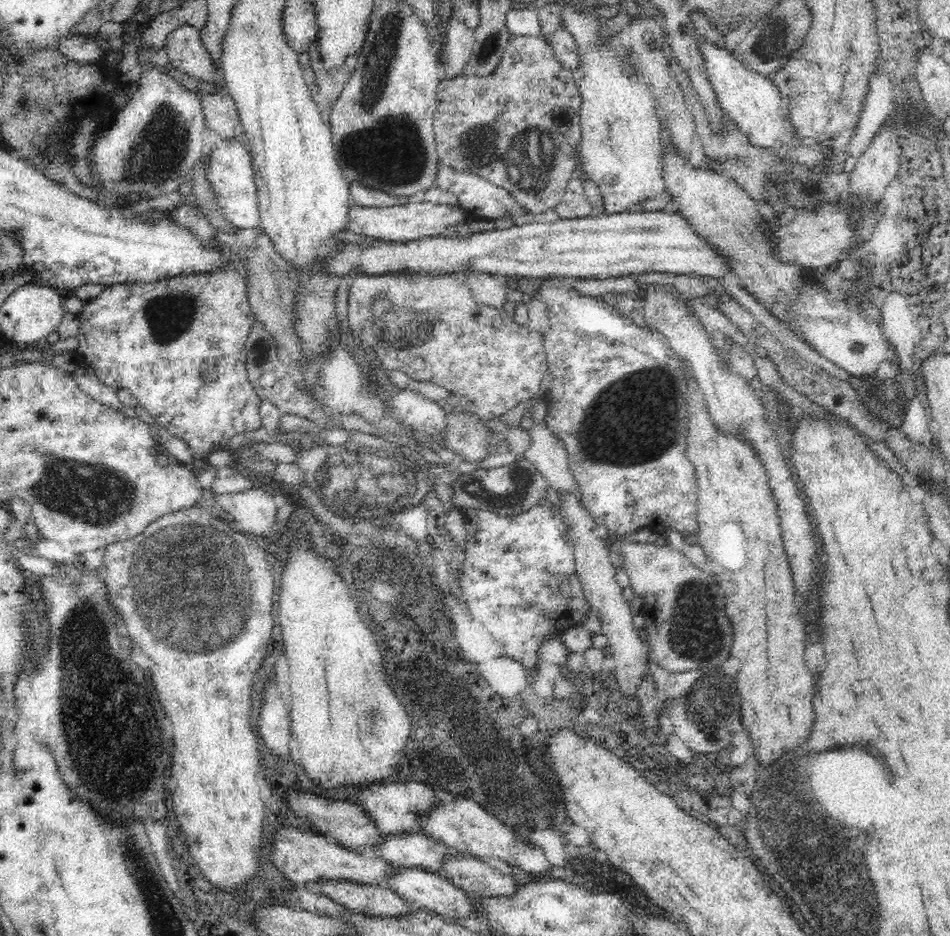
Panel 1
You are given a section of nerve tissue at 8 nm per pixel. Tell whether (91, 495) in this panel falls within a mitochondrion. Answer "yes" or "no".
yes

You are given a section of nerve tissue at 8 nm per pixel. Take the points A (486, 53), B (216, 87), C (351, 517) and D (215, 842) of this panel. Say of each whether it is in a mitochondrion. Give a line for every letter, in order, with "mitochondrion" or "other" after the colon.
A: mitochondrion
B: other
C: mitochondrion
D: other

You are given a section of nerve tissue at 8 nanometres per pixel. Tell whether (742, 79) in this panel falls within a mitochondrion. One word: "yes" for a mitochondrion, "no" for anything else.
no

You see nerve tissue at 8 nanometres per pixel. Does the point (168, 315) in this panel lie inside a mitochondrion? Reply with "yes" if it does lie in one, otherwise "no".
yes

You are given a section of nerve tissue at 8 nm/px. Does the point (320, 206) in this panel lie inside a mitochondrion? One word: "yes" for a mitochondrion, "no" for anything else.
no

